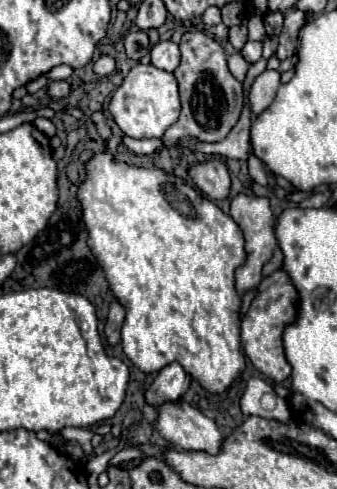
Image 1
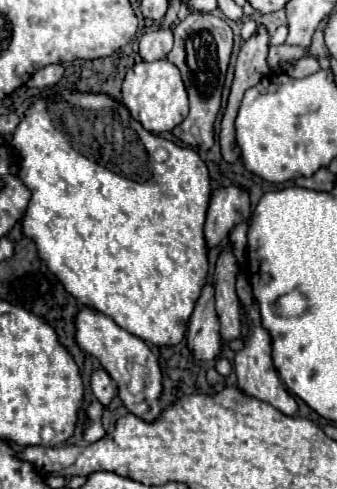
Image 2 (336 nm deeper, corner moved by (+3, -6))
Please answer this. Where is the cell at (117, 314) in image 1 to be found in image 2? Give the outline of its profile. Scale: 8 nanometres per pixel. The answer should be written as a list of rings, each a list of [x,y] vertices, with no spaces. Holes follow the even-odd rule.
[[[102,368],[96,370],[96,372],[92,374],[90,386],[92,386],[94,396],[96,396],[104,406],[108,406],[108,404],[112,402],[114,394],[116,394],[116,384],[114,384],[114,380],[108,376],[106,370],[102,370]]]

